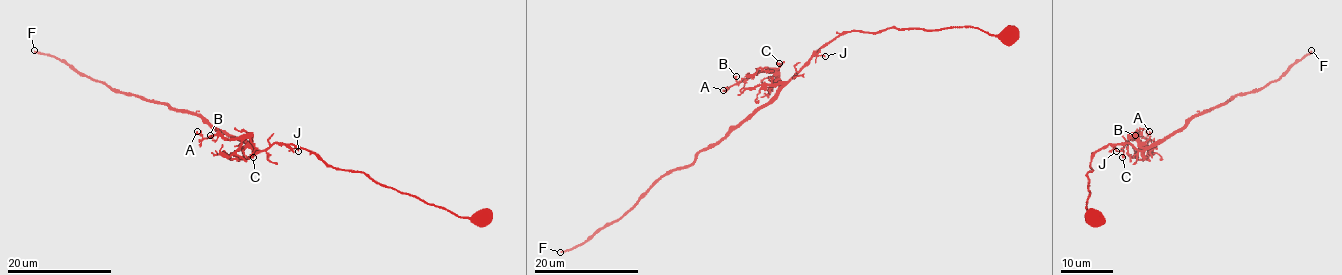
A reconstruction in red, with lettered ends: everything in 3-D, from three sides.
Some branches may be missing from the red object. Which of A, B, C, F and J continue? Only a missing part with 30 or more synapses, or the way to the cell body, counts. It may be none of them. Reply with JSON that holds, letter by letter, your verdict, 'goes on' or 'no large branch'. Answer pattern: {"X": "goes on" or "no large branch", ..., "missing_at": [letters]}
{"A": "no large branch", "B": "no large branch", "C": "no large branch", "F": "goes on", "J": "no large branch", "missing_at": ["F"]}

